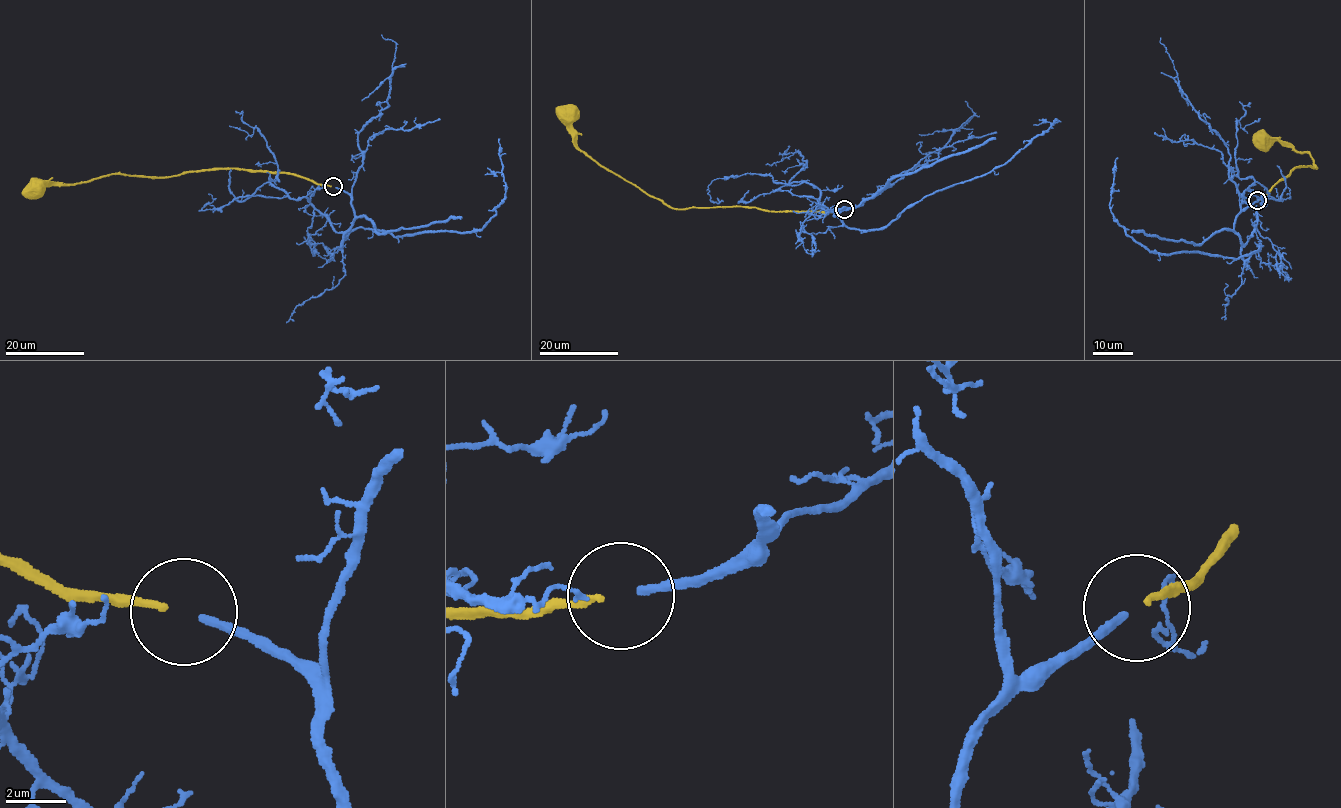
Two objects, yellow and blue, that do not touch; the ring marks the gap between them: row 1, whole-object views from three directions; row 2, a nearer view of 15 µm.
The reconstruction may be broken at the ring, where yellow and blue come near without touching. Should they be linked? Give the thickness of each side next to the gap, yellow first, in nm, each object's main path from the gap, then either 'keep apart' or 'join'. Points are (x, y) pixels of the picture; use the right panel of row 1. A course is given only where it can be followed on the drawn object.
calibres 240 and 260 nm; course yellow (1258, 199), (1298, 166), (1318, 167), (1309, 152), (1300, 152), (1290, 143), (1274, 138), (1262, 136), (1261, 139); course blue (1257, 201), (1236, 216), (1245, 259), (1260, 247), (1224, 258), (1151, 252), (1125, 233), (1111, 211), (1118, 157); join

